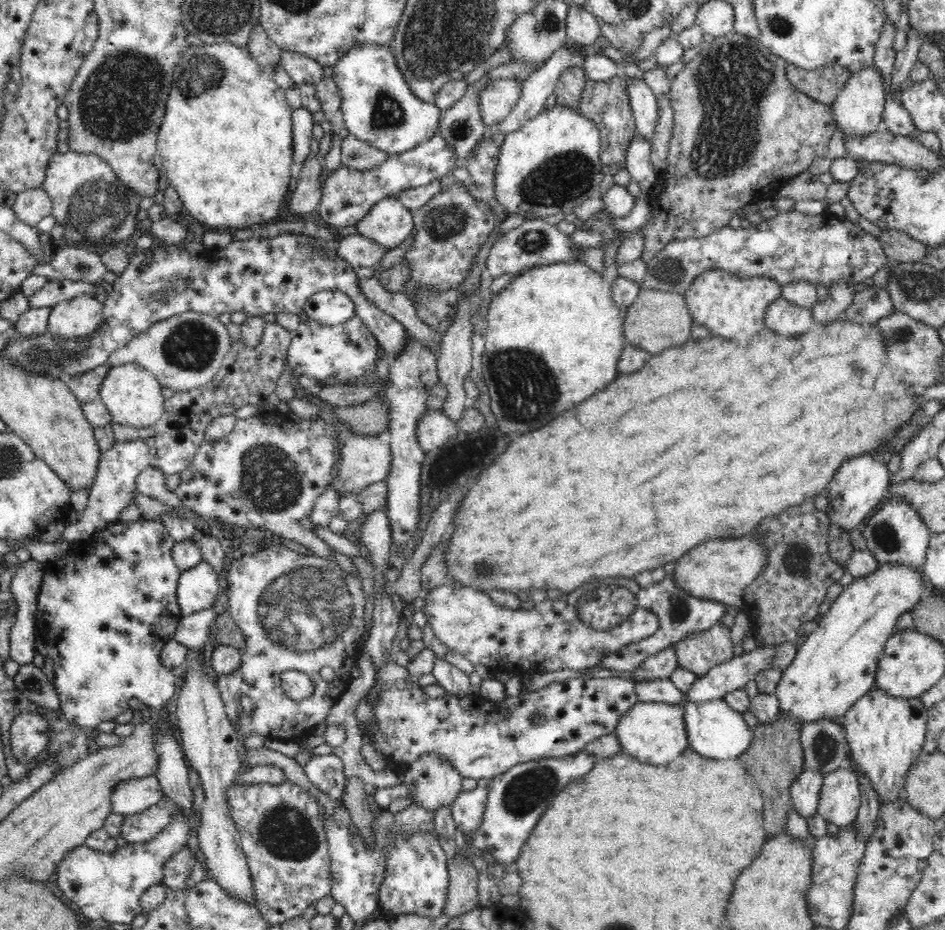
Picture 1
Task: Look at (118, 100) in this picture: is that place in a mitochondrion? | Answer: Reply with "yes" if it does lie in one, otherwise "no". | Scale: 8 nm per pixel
yes

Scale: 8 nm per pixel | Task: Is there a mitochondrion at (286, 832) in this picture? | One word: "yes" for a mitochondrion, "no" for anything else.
yes

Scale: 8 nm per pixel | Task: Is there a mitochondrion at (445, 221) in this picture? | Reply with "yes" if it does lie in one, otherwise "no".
yes

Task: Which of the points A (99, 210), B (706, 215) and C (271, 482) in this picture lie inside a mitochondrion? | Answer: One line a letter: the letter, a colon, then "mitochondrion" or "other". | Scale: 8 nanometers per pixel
A: mitochondrion
B: other
C: mitochondrion

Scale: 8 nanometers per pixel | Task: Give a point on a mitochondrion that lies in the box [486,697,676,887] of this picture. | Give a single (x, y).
(529, 791)

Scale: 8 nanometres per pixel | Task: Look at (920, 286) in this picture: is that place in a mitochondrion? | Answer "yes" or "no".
yes

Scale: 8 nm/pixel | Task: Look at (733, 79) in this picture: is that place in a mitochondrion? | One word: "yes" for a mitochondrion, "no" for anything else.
yes

